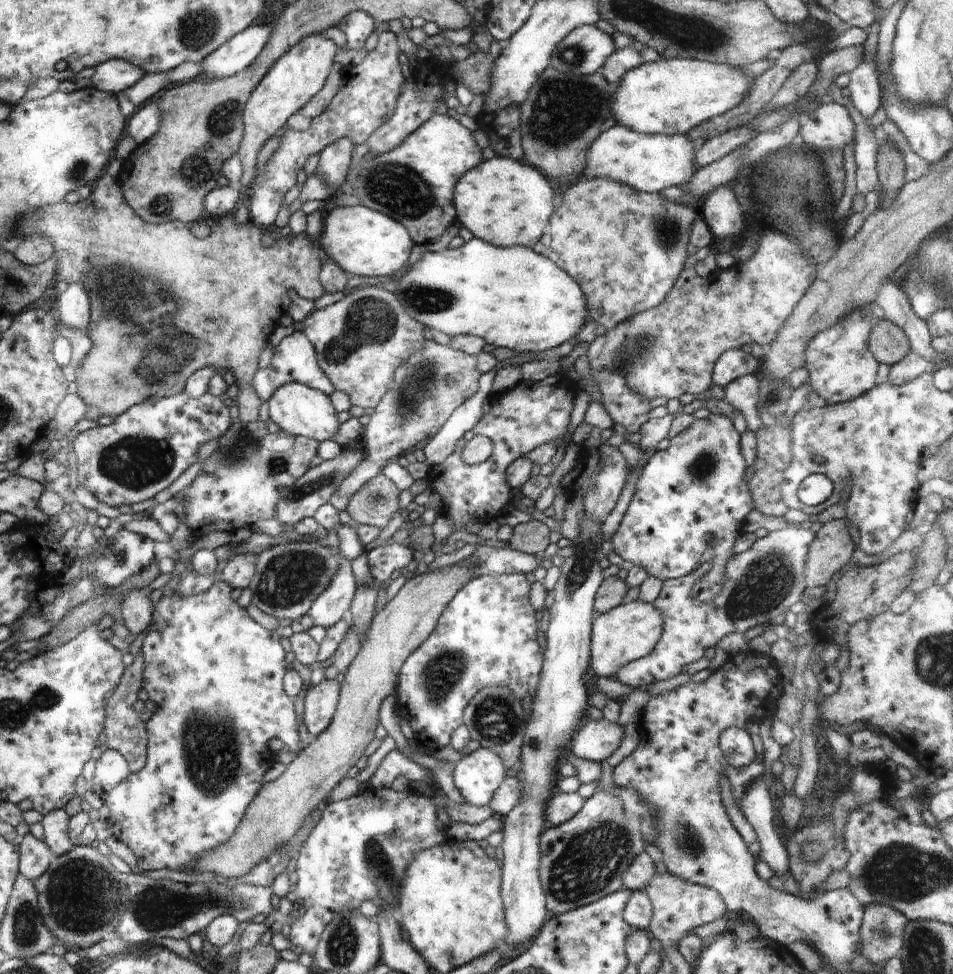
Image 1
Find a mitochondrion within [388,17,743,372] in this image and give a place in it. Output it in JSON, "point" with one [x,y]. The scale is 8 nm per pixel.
{"point":[564,109]}

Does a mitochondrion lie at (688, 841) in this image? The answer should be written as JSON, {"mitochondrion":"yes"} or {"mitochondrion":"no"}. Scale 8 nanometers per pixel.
{"mitochondrion":"yes"}

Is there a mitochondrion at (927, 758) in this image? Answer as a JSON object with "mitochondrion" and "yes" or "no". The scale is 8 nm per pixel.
{"mitochondrion":"no"}

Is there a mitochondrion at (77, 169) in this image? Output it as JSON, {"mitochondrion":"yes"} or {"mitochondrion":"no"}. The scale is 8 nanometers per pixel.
{"mitochondrion":"yes"}

